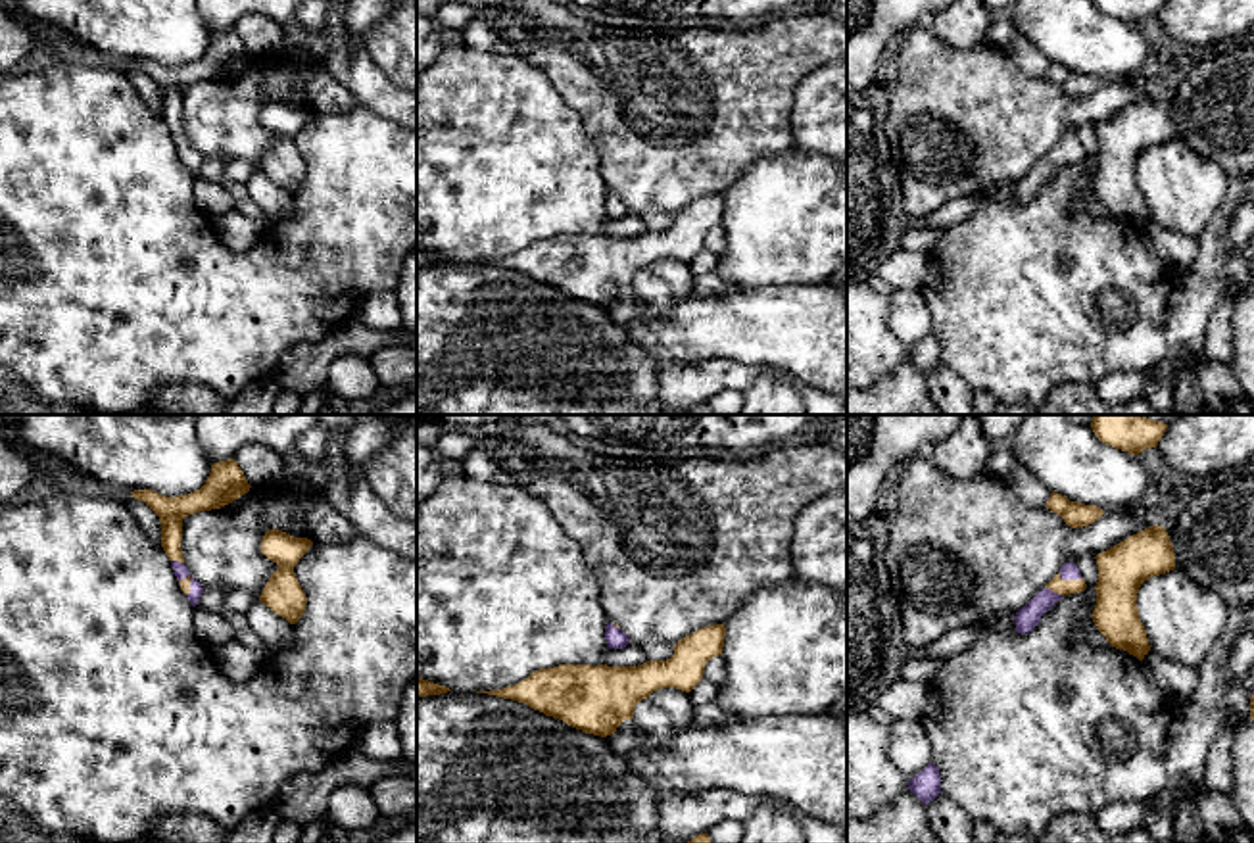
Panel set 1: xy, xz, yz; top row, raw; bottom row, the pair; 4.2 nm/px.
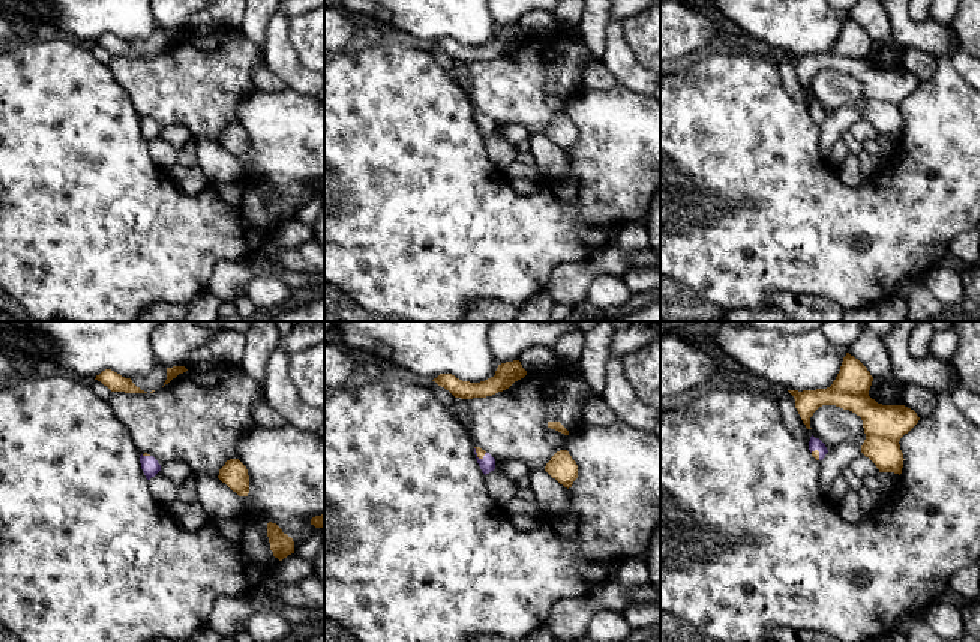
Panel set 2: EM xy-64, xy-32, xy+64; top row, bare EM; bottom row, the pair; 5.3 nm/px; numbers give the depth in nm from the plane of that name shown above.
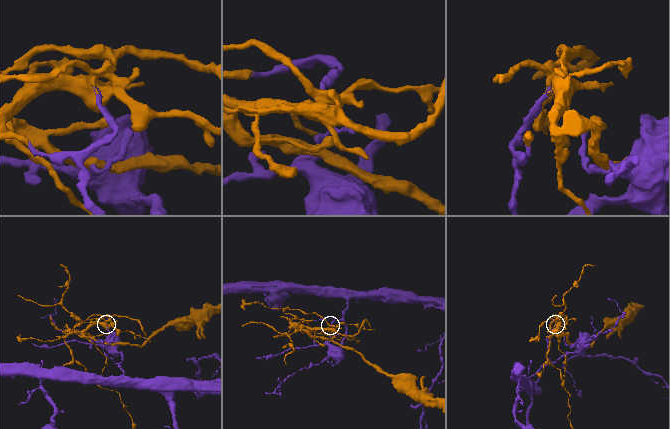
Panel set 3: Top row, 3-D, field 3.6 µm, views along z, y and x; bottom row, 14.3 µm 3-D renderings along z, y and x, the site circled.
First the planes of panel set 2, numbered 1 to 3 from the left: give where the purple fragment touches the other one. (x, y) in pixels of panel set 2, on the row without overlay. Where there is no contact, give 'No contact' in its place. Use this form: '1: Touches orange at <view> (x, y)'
1: Touches orange at xy-64 (146, 119)
2: Touches orange at xy-32 (477, 119)
3: Touches orange at xy+64 (818, 117)

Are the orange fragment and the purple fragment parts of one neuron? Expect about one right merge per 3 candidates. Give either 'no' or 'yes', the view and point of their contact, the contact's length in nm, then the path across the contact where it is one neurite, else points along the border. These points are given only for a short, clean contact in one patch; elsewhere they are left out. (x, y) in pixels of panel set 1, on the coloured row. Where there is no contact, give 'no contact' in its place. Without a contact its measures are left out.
no; contact yz (1070, 580); length 110 nm

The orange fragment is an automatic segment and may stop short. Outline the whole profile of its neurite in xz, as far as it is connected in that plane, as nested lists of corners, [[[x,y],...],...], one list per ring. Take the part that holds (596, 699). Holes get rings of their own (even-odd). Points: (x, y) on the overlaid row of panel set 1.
[[[724,624],[705,626],[678,643],[666,661],[638,666],[559,664],[540,668],[522,682],[476,691],[528,705],[586,734],[607,737],[634,718],[641,699],[663,687],[689,693],[703,678],[705,664],[722,655]]]

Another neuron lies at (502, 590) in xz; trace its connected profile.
[[[463,474],[440,482],[417,511],[417,676],[451,691],[494,691],[515,686],[540,668],[559,664],[603,664],[607,649],[607,614],[599,601],[599,584],[584,559],[582,545],[572,540],[551,511],[536,497],[515,484],[490,484]]]

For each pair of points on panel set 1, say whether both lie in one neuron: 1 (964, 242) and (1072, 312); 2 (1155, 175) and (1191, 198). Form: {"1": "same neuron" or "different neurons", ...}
{"1": "same neuron", "2": "same neuron"}

